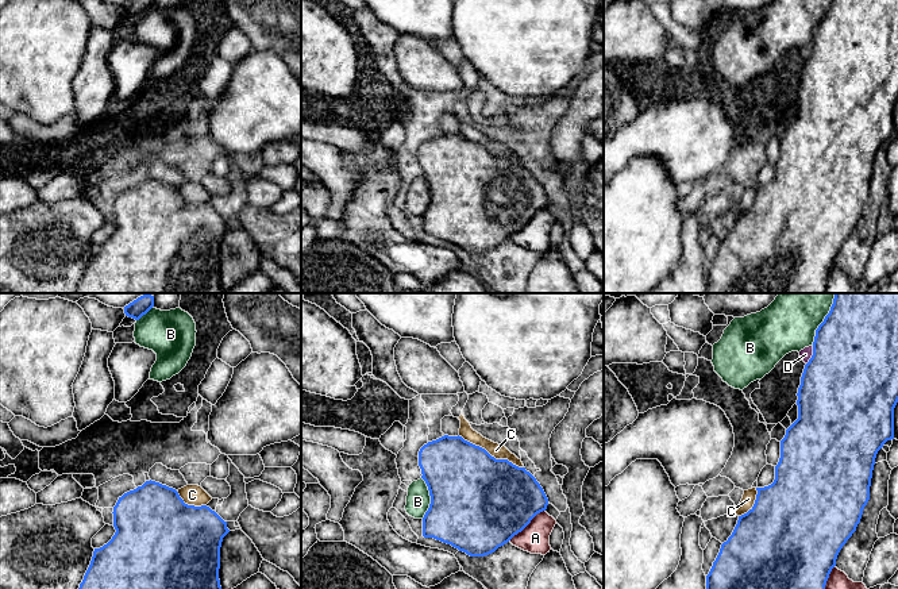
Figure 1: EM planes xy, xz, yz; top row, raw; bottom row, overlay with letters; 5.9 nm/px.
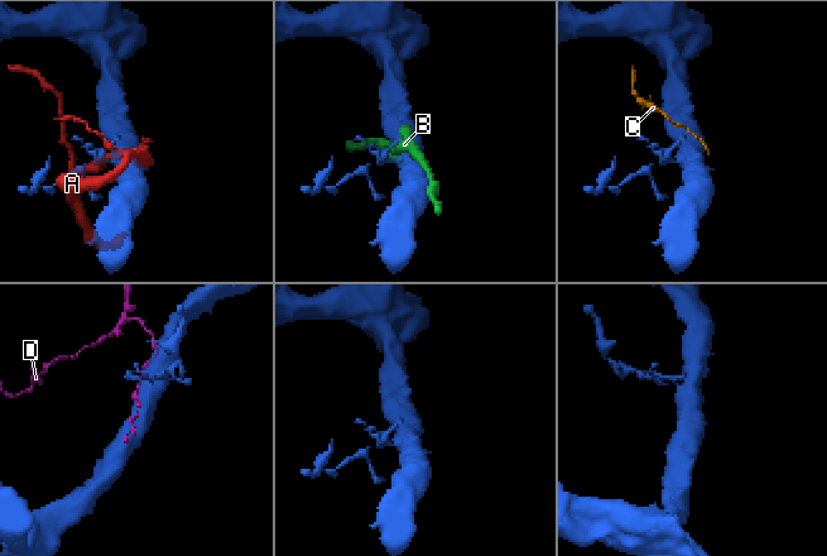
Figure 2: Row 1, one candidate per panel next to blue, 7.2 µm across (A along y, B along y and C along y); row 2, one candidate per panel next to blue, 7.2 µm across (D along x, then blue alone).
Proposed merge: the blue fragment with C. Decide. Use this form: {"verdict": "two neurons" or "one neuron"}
{"verdict": "one neuron"}

